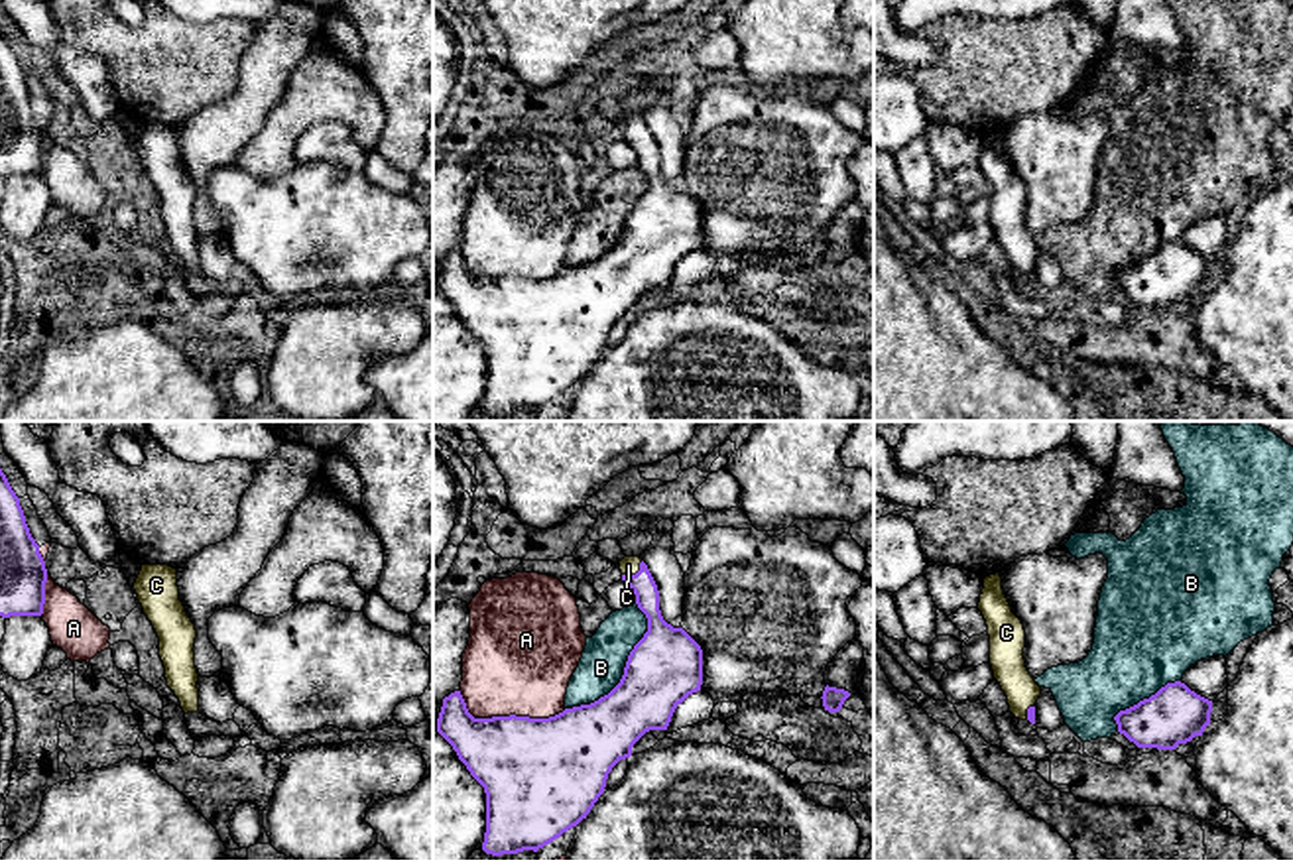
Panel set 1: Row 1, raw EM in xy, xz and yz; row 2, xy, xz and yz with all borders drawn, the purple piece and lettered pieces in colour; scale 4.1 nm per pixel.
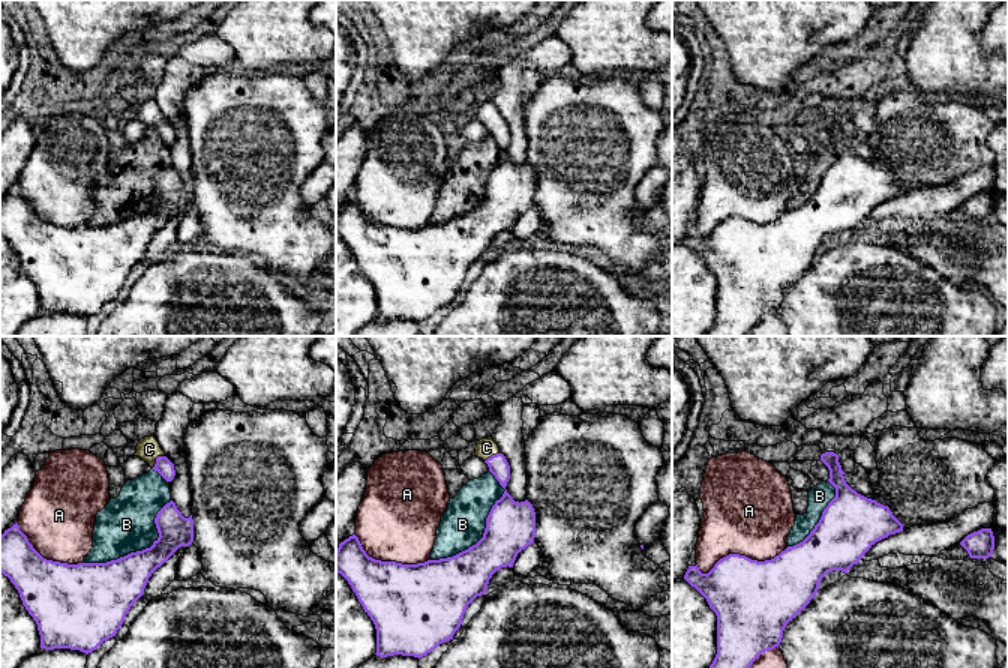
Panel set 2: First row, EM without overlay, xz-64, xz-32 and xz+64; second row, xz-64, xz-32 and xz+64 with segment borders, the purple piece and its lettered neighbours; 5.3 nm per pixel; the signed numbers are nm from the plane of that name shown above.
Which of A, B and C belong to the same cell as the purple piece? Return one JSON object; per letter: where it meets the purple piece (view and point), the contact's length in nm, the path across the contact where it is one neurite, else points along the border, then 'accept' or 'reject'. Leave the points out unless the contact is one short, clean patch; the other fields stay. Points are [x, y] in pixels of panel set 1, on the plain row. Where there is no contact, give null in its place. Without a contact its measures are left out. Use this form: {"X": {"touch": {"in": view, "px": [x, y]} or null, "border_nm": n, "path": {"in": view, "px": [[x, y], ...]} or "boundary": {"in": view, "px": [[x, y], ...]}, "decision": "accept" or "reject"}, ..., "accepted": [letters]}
{"A": {"touch": {"in": "xz", "px": [508, 276]}, "border_nm": 440, "decision": "reject"}, "B": {"touch": {"in": "xz", "px": [624, 229]}, "border_nm": 550, "decision": "reject"}, "C": {"touch": {"in": "xz", "px": [636, 132]}, "border_nm": 110, "path": {"in": "xz", "px": [[642, 142], [636, 132], [628, 124]]}, "decision": "accept"}, "accepted": ["C"]}

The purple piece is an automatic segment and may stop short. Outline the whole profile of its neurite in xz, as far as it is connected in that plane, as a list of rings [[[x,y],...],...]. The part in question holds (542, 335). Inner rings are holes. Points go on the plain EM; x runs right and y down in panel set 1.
[[[640,116],[620,120],[622,140],[634,150],[647,177],[647,191],[628,215],[620,242],[590,264],[565,268],[549,277],[474,277],[461,250],[443,258],[437,291],[486,352],[486,392],[482,409],[492,415],[537,411],[577,386],[604,352],[608,333],[632,315],[634,303],[649,289],[667,289],[675,268],[703,244],[703,209],[683,189],[667,183],[659,169],[659,150]]]

